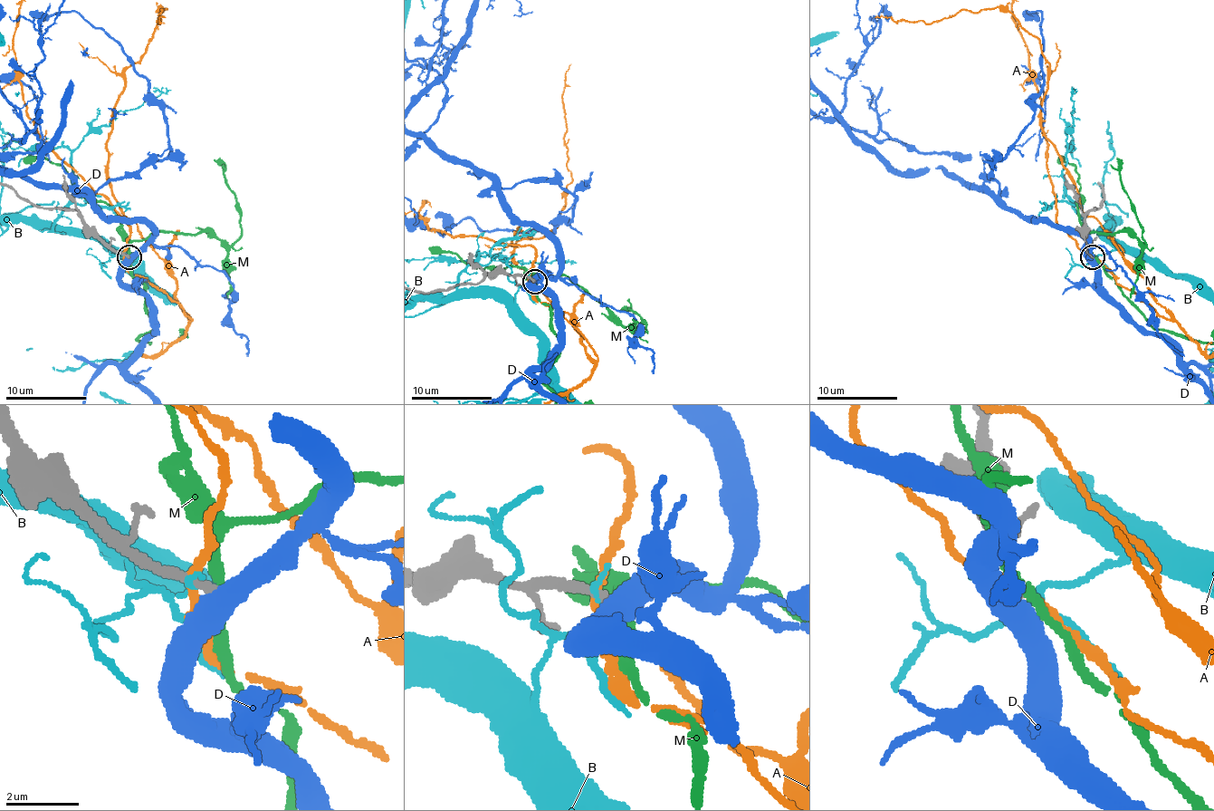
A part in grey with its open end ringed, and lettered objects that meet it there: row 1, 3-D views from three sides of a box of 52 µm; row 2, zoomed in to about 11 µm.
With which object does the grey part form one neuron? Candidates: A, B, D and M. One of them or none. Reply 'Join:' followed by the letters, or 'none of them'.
Join: none of them

